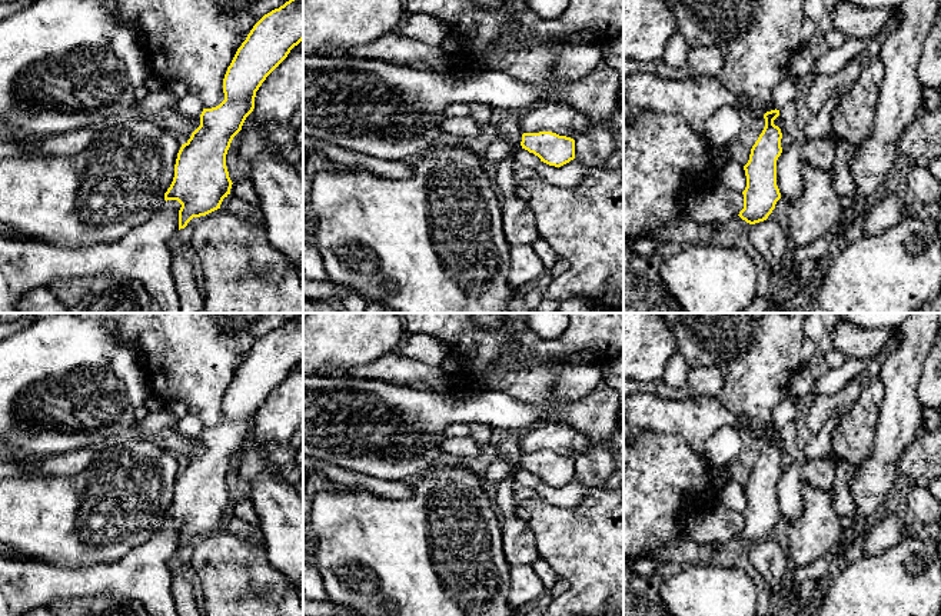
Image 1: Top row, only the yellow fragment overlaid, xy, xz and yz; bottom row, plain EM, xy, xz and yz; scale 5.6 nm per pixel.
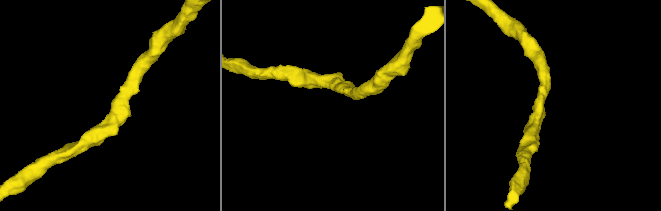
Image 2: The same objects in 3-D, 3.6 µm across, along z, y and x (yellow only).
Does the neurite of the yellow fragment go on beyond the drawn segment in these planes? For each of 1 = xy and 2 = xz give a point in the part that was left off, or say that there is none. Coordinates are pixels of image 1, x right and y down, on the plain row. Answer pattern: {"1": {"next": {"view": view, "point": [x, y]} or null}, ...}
{"1": {"next": null}, "2": {"next": null}}

